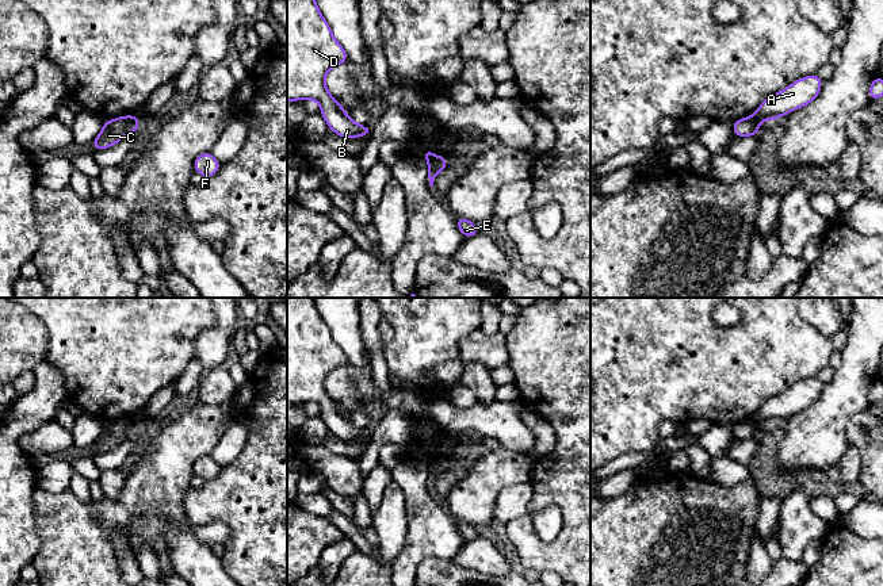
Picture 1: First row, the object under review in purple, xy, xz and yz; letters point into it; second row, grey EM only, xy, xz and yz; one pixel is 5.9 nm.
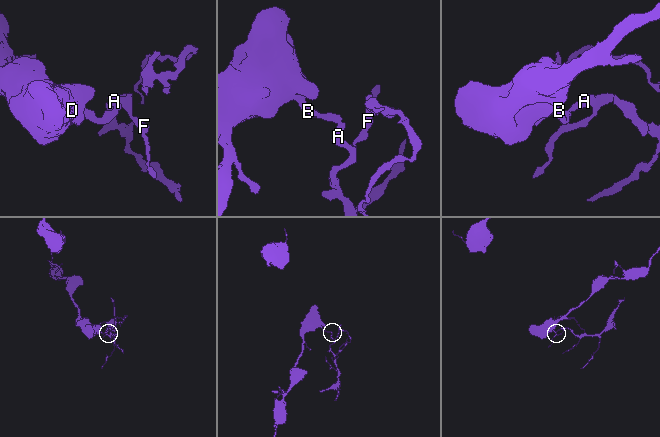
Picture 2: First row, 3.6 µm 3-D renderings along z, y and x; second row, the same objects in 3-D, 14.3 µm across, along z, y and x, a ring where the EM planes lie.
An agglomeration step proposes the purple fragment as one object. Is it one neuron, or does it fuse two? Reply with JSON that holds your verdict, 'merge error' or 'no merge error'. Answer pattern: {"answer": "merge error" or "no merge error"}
{"answer": "merge error"}

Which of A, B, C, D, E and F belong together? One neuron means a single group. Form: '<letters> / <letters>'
A E F / B C D

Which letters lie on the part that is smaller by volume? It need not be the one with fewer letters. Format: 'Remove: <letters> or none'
Remove: A, E, F

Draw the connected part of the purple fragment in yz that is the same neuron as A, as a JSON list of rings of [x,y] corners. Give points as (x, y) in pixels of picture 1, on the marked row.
[[[817,74],[799,78],[783,91],[772,93],[764,99],[752,116],[757,122],[768,122],[804,107],[819,95],[822,83],[823,81]]]

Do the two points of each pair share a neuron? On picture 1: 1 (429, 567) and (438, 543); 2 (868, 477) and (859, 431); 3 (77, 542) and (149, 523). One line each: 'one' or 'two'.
1: two
2: one
3: one

